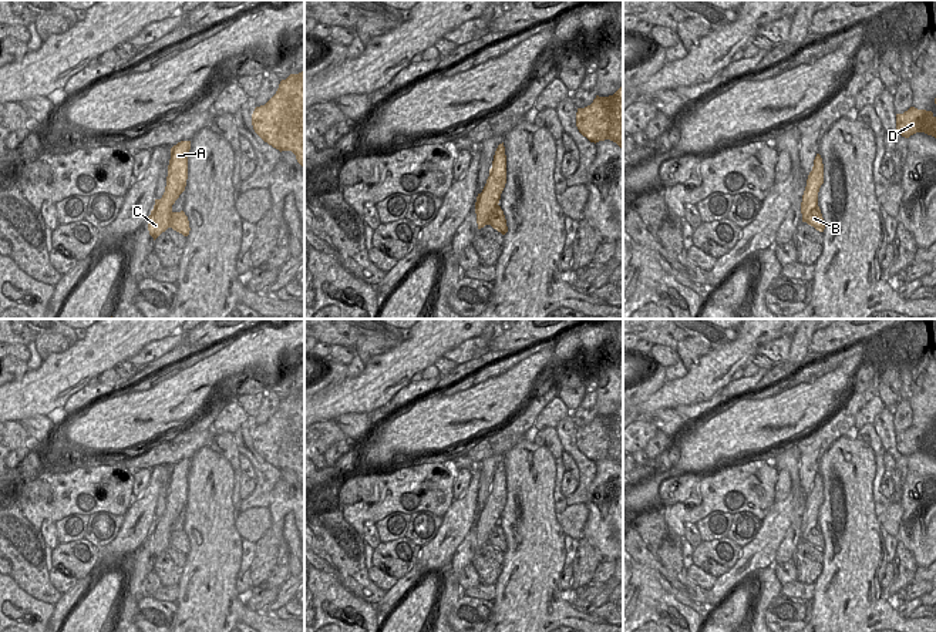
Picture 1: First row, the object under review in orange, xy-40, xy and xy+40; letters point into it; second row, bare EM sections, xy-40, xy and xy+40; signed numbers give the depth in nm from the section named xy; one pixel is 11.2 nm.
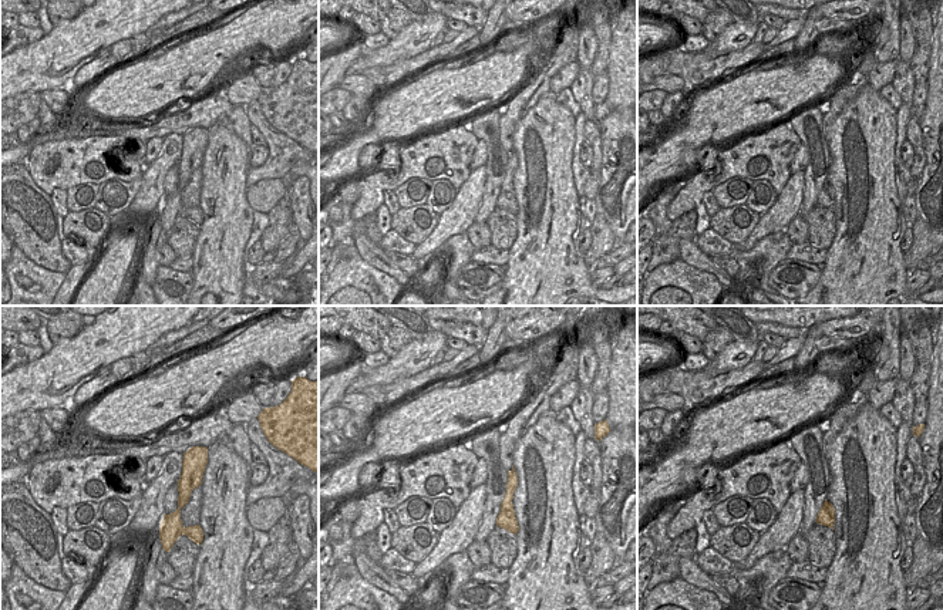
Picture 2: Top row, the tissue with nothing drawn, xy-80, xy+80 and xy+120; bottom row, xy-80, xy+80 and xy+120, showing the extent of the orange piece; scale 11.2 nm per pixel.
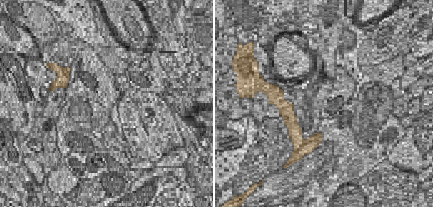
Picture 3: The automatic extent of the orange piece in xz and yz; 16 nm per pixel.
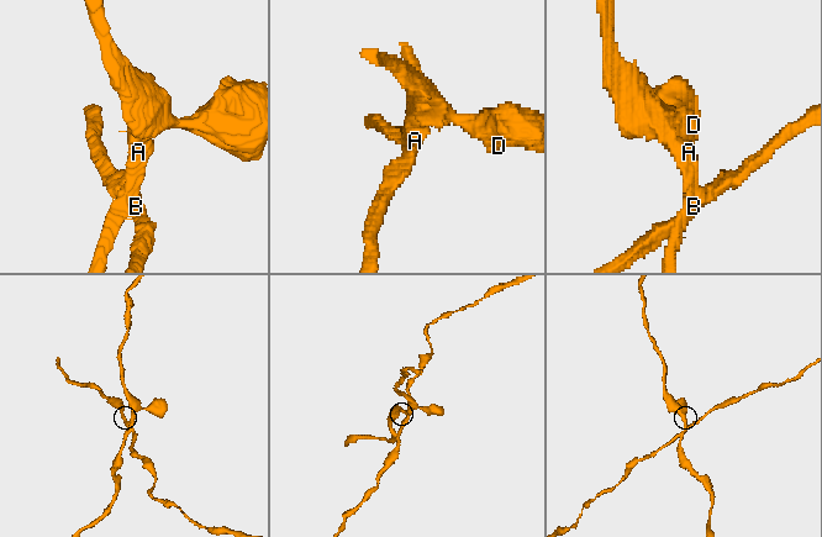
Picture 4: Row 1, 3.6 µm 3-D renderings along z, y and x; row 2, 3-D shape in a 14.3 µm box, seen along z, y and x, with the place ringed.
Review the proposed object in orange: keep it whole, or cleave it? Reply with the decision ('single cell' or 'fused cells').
fused cells

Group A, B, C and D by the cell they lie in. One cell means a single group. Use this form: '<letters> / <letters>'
A C D / B

